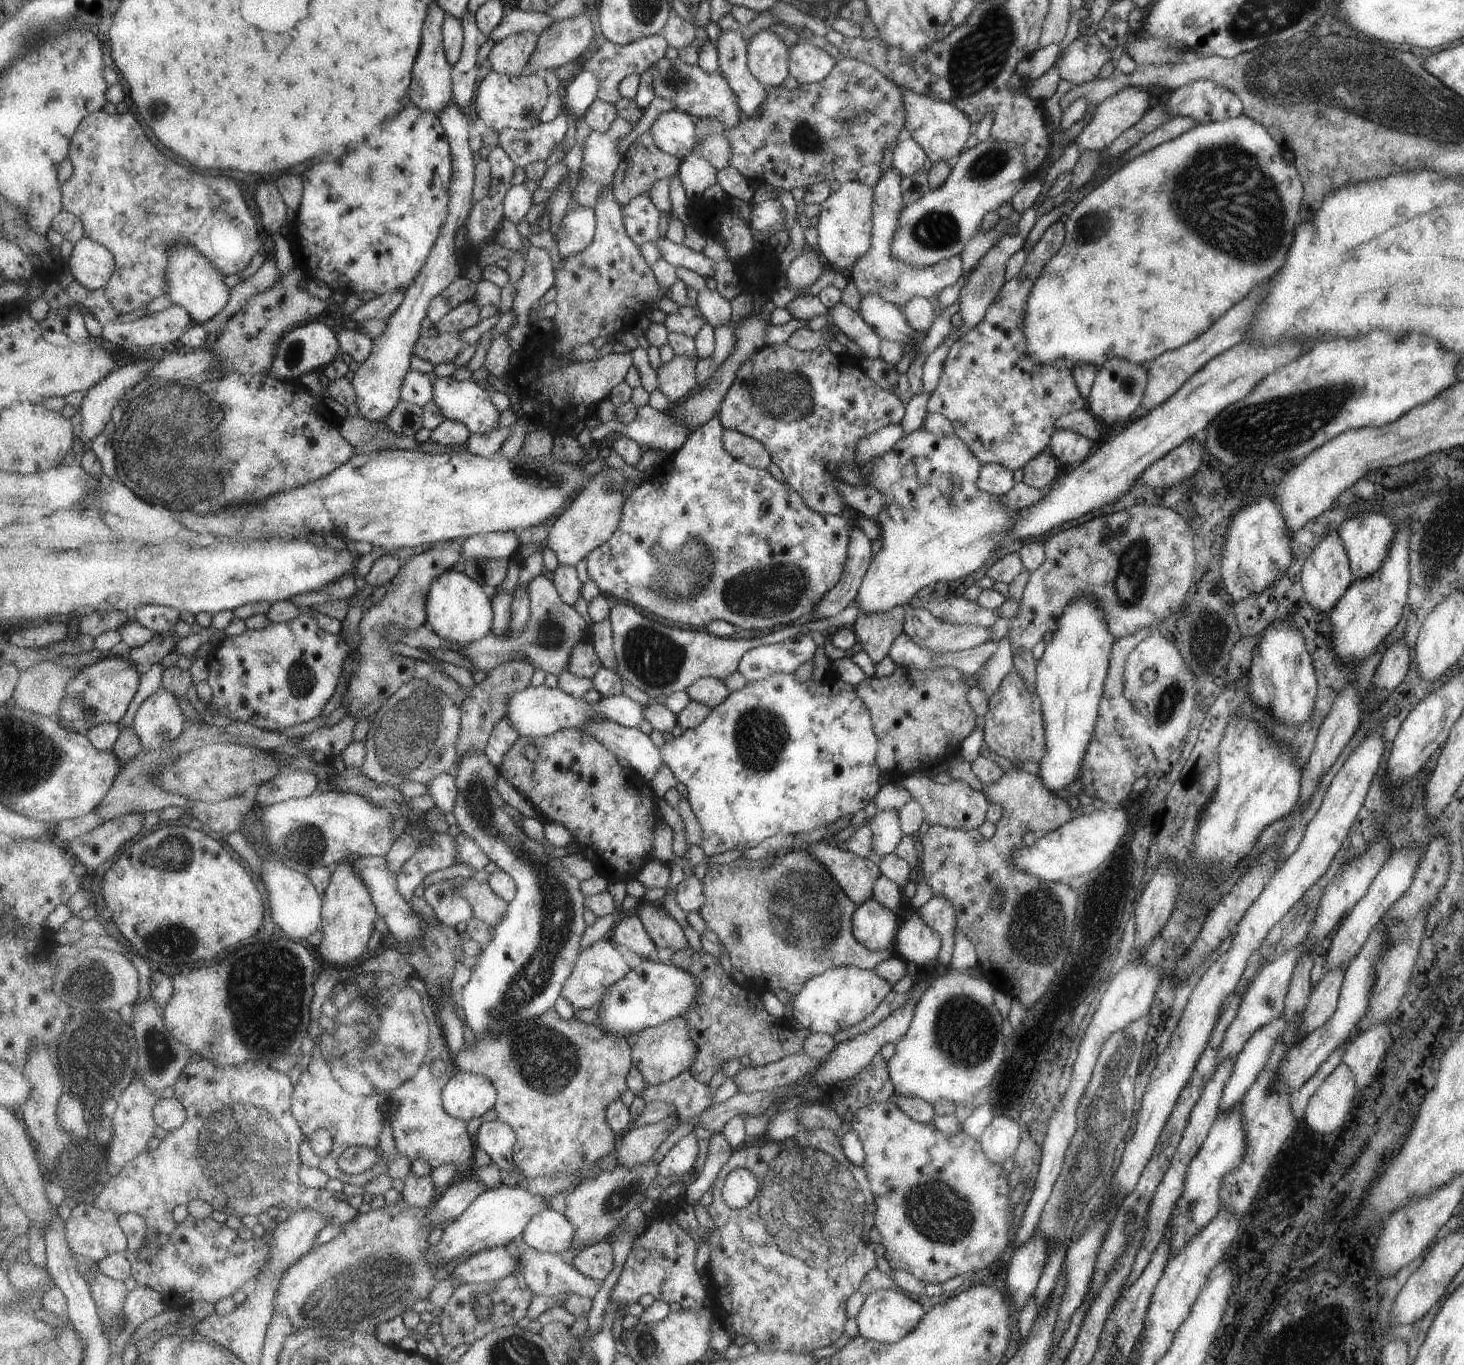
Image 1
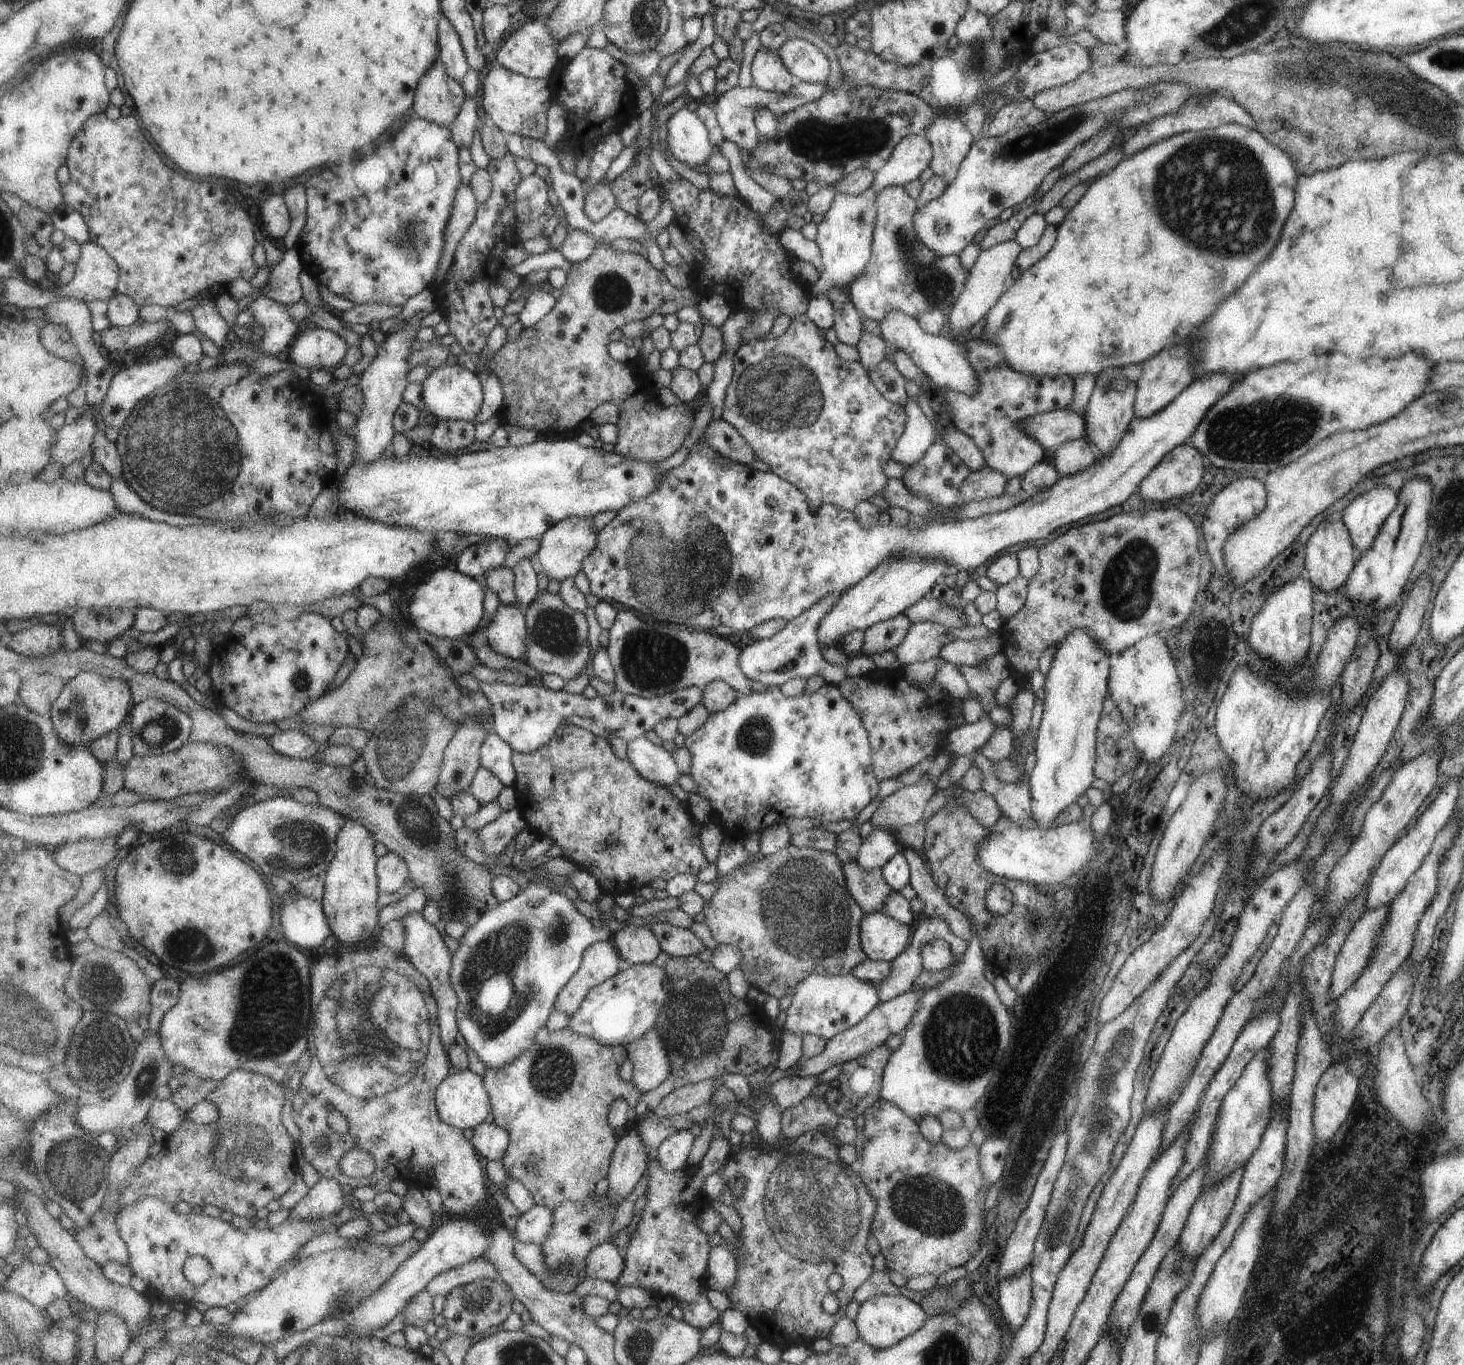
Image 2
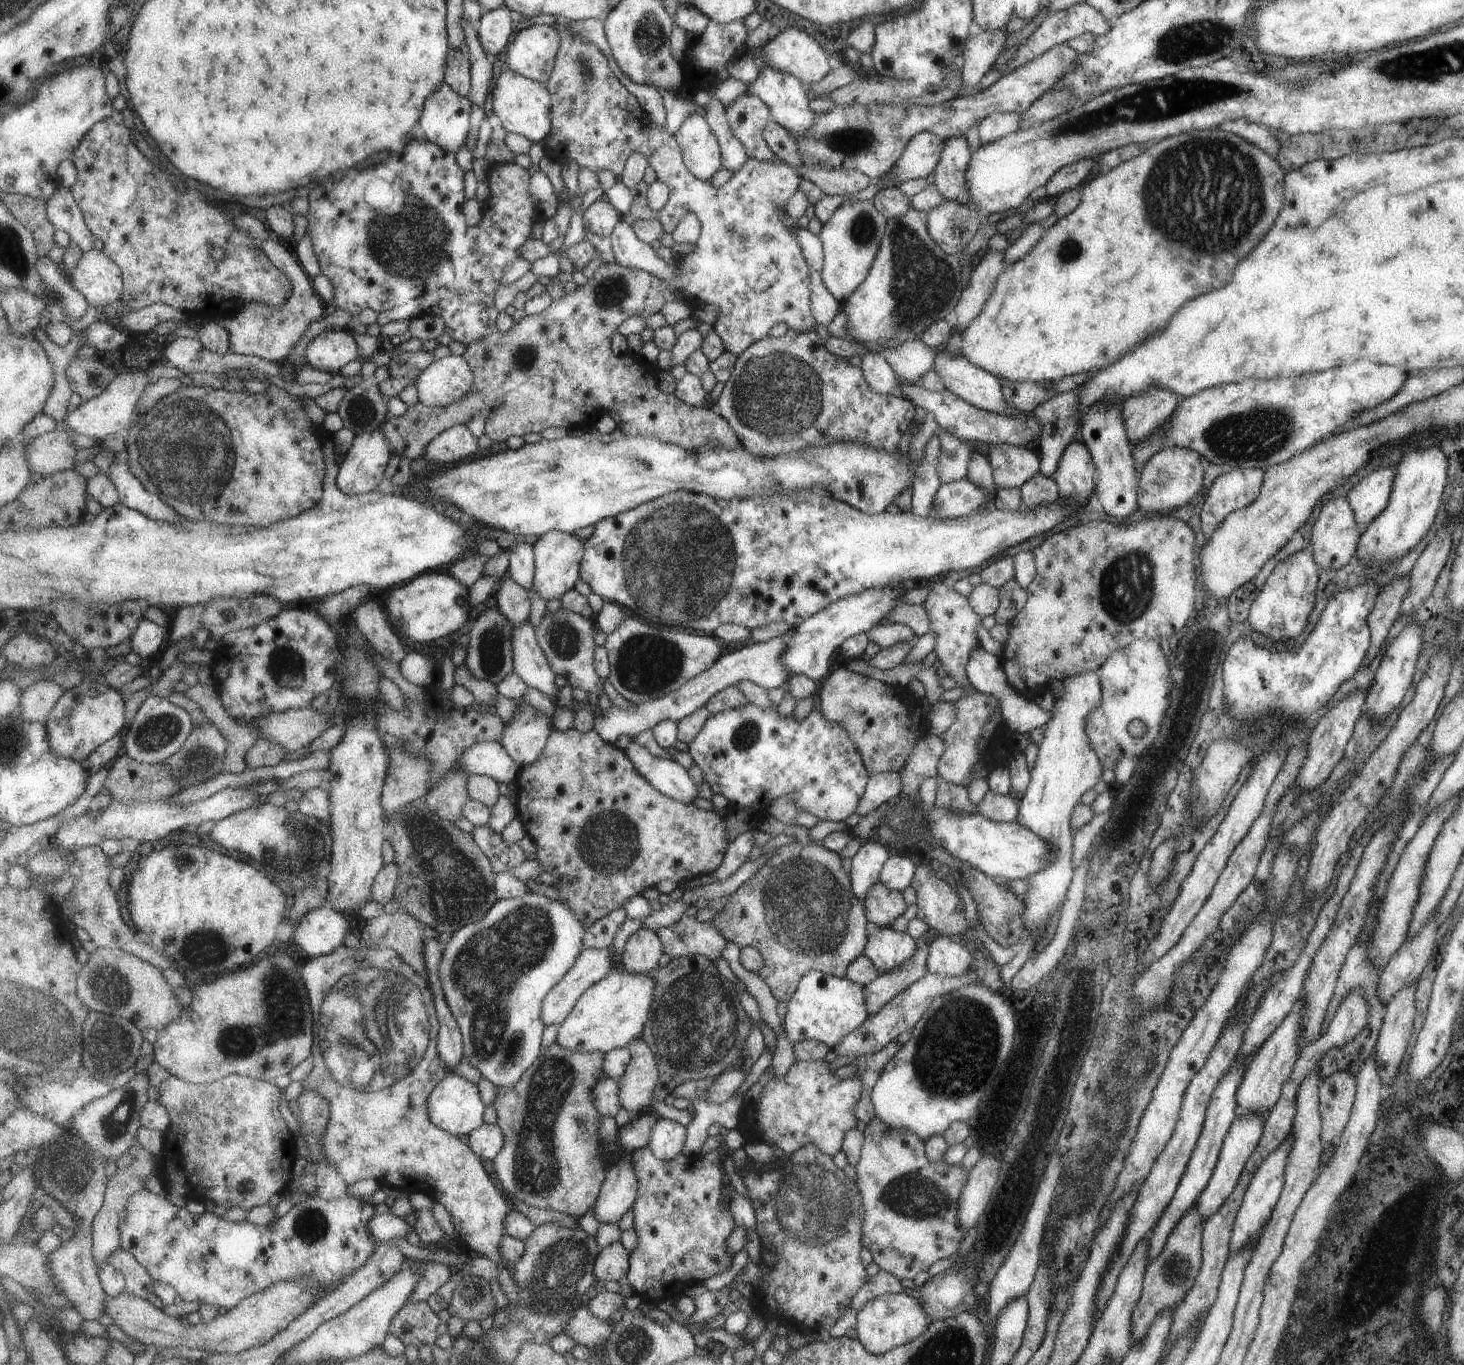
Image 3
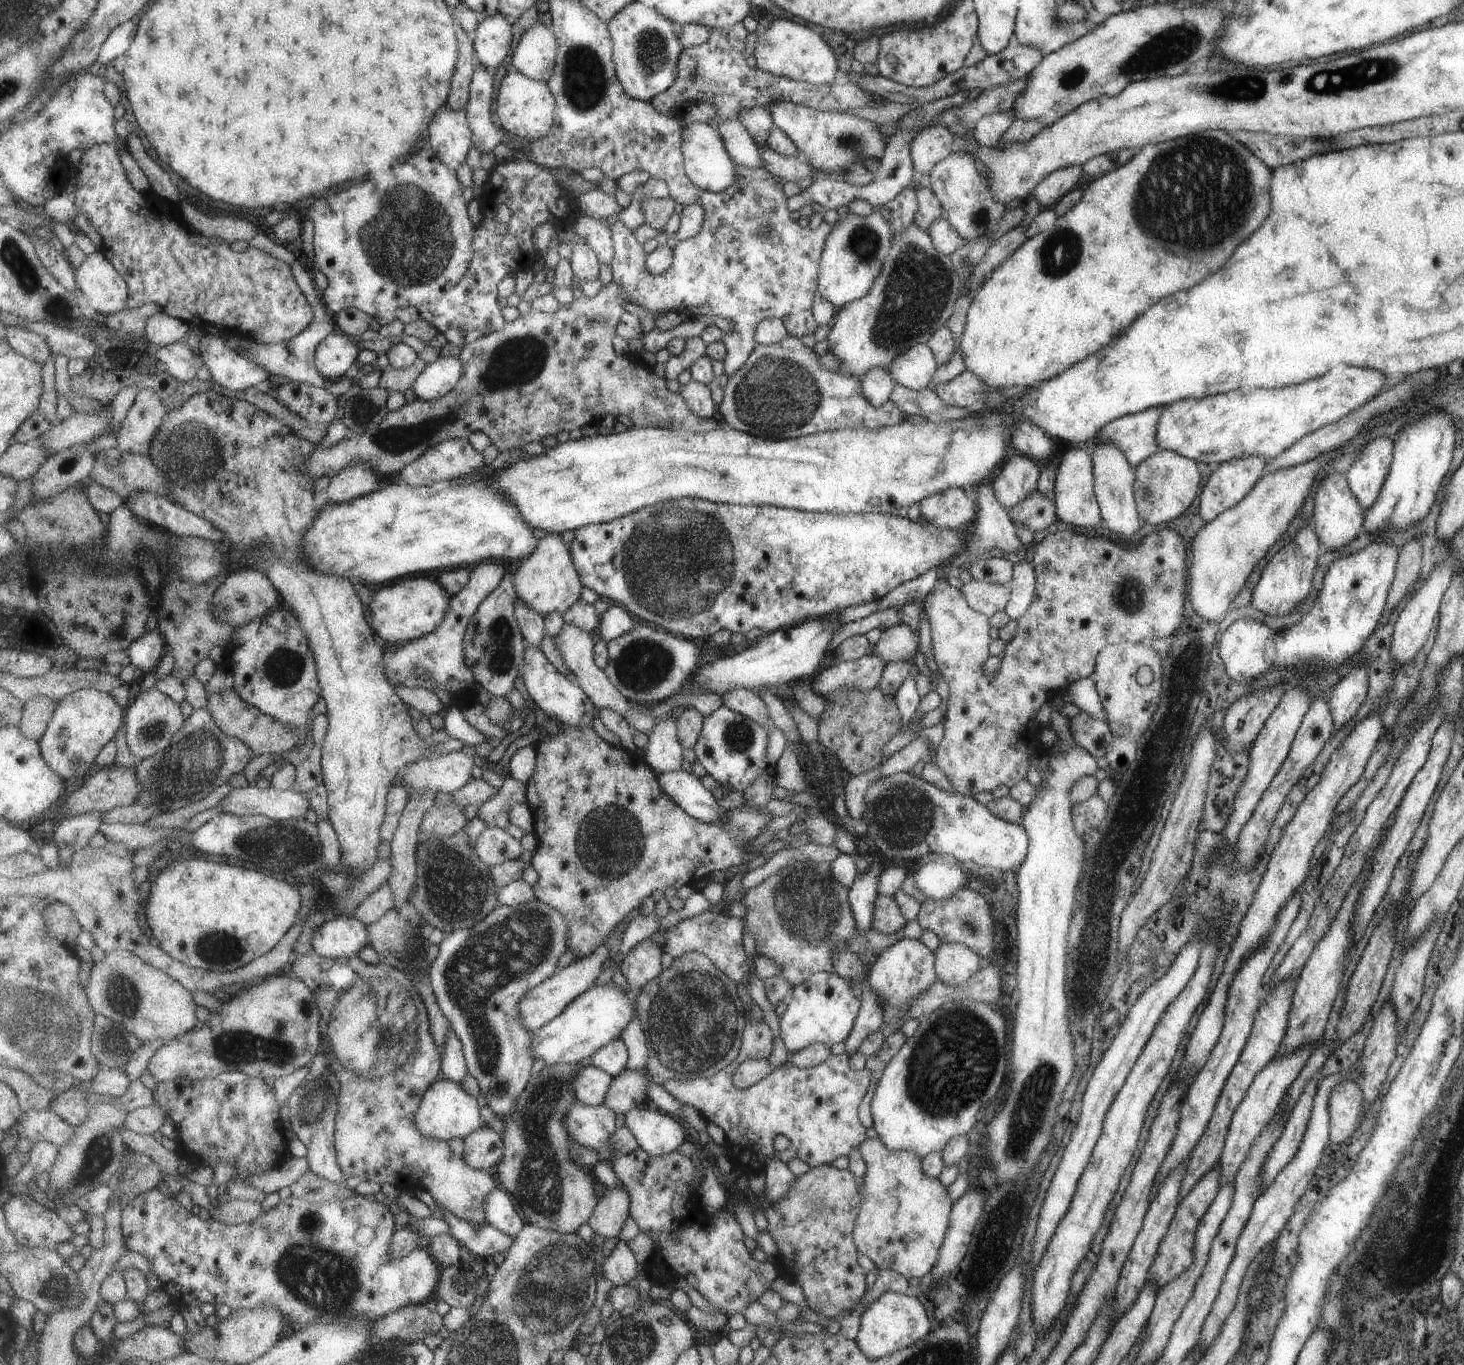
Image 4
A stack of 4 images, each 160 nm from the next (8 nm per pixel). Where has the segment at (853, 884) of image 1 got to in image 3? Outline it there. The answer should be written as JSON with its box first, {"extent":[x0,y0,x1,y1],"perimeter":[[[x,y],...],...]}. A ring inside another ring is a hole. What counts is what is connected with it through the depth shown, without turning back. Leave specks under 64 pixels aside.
{"extent":[862,881,905,929],"perimeter":[[[879,881],[865,894],[862,904],[865,908],[866,923],[872,923],[879,929],[889,927],[905,911],[901,893],[888,890]]]}

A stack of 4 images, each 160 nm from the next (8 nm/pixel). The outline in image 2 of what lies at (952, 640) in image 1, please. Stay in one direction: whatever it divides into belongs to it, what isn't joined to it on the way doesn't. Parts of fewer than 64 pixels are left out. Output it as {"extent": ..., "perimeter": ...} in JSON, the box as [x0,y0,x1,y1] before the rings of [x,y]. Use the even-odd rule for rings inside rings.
{"extent":[894,622,950,666],"perimeter":[[[917,622],[910,625],[909,633],[903,638],[902,645],[894,650],[900,666],[938,657],[939,650],[950,642],[942,625],[931,622]]]}

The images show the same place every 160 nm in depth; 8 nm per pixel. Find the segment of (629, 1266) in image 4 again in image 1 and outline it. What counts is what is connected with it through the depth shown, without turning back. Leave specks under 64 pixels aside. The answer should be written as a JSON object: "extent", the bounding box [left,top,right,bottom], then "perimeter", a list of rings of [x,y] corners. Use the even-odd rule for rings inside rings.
{"extent":[570,1240,615,1281],"perimeter":[[[605,1240],[590,1247],[585,1246],[581,1252],[570,1259],[571,1263],[583,1274],[600,1281],[611,1274],[613,1260],[615,1260],[613,1246]]]}

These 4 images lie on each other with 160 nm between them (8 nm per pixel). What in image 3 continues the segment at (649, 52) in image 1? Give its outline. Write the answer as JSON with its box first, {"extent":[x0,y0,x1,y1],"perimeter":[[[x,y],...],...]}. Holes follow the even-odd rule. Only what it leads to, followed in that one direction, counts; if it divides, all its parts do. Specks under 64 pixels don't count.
{"extent":[546,19,816,358],"perimeter":[[[566,19],[557,29],[559,38],[562,40],[561,47],[557,54],[553,75],[546,83],[554,100],[552,130],[546,141],[549,156],[560,163],[572,160],[579,167],[589,168],[592,172],[610,170],[616,177],[621,177],[627,158],[633,153],[639,153],[648,161],[658,180],[671,186],[669,200],[665,208],[659,210],[661,226],[676,228],[689,212],[695,212],[703,224],[703,234],[695,242],[694,249],[688,254],[682,254],[675,264],[669,266],[663,258],[657,256],[656,250],[651,252],[647,246],[641,246],[645,243],[637,240],[633,226],[631,223],[627,224],[627,218],[624,217],[616,225],[610,237],[617,264],[655,274],[655,277],[667,282],[679,296],[683,296],[684,302],[688,305],[693,306],[703,302],[703,304],[718,306],[719,316],[717,316],[714,330],[726,343],[726,352],[735,354],[737,358],[755,342],[769,337],[771,328],[776,323],[783,322],[789,330],[798,332],[813,330],[816,323],[809,310],[811,294],[809,266],[801,254],[793,228],[783,224],[783,218],[788,216],[785,212],[785,200],[796,192],[800,182],[793,168],[786,164],[771,164],[771,162],[761,162],[757,158],[750,158],[743,168],[735,172],[728,182],[719,188],[711,186],[710,182],[695,178],[683,160],[678,136],[666,125],[658,125],[651,120],[651,116],[639,104],[641,102],[637,100],[637,96],[631,94],[615,76],[605,52],[593,42],[581,40],[571,30],[569,22],[571,20]]]}

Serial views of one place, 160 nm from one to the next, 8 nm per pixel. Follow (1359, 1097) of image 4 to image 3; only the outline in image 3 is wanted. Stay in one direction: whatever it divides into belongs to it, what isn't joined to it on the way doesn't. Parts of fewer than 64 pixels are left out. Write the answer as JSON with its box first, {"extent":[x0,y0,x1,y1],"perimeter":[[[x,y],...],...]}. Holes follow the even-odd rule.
{"extent":[1318,1071,1355,1142],"perimeter":[[[1337,1071],[1320,1079],[1318,1084],[1318,1109],[1320,1112],[1320,1141],[1329,1142],[1337,1136],[1347,1122],[1355,1080],[1347,1071]]]}

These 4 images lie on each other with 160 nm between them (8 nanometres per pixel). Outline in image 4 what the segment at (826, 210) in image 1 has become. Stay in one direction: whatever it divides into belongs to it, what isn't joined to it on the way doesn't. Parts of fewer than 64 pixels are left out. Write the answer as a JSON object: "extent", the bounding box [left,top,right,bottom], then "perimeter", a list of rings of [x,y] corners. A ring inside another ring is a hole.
{"extent":[817,208,891,310],"perimeter":[[[877,208],[863,218],[848,211],[842,211],[822,248],[818,264],[820,269],[817,294],[830,302],[837,310],[865,296],[881,272],[882,262],[890,250],[891,238],[890,225]]]}

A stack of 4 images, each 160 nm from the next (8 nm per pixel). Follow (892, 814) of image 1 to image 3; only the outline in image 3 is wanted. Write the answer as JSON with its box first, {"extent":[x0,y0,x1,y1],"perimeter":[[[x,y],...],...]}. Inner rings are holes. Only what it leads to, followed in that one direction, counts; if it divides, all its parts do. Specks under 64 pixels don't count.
{"extent":[850,839,889,900],"perimeter":[[[877,839],[860,844],[850,859],[850,888],[855,898],[863,900],[871,886],[878,881],[882,867],[889,857],[883,843]]]}

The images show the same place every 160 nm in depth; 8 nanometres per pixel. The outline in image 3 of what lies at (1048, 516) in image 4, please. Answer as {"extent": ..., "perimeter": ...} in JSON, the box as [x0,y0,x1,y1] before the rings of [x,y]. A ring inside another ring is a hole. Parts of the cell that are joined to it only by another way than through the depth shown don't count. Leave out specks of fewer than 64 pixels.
{"extent":[1020,474,1058,510],"perimeter":[[[1033,474],[1020,486],[1023,509],[1033,510],[1037,505],[1053,502],[1058,497],[1058,488],[1051,476]]]}

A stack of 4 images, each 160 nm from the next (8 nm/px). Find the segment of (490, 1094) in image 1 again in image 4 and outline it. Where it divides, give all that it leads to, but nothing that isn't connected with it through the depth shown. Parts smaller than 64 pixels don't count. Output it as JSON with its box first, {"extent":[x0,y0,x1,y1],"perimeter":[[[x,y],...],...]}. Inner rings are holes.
{"extent":[414,1076,483,1141],"perimeter":[[[441,1076],[424,1094],[414,1121],[424,1135],[446,1141],[451,1138],[464,1139],[479,1130],[483,1123],[481,1116],[481,1104],[476,1096],[466,1091],[462,1083]]]}

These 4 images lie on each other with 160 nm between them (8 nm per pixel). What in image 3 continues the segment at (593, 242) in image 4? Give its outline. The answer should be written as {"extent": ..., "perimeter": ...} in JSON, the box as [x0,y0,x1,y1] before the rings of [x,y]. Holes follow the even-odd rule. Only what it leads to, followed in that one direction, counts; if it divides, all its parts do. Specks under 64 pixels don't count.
{"extent":[582,200,623,238],"perimeter":[[[597,200],[589,210],[584,212],[582,220],[588,232],[600,238],[606,238],[612,236],[616,225],[623,218],[623,215],[610,201]]]}

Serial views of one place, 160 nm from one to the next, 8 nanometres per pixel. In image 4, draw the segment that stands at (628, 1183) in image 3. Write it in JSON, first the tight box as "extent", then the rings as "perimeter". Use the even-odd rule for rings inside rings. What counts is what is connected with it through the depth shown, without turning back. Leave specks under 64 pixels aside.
{"extent":[588,1185,632,1238],"perimeter":[[[622,1185],[607,1187],[599,1199],[588,1224],[603,1238],[619,1237],[631,1216],[632,1198]]]}

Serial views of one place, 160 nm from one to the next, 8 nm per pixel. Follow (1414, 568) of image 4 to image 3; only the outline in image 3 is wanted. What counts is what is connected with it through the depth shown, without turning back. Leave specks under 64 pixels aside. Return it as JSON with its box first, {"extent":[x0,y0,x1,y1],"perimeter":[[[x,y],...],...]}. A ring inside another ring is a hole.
{"extent":[1359,574,1410,669],"perimeter":[[[1408,574],[1401,578],[1393,579],[1390,584],[1383,586],[1374,600],[1372,609],[1366,618],[1370,637],[1365,656],[1361,660],[1359,669],[1367,666],[1372,658],[1379,652],[1379,646],[1383,644],[1389,626],[1399,615],[1399,607],[1410,583]]]}

